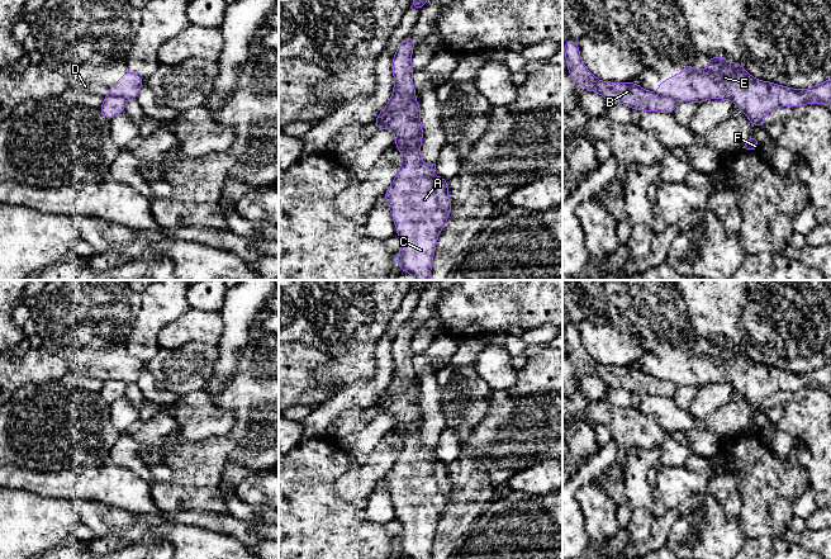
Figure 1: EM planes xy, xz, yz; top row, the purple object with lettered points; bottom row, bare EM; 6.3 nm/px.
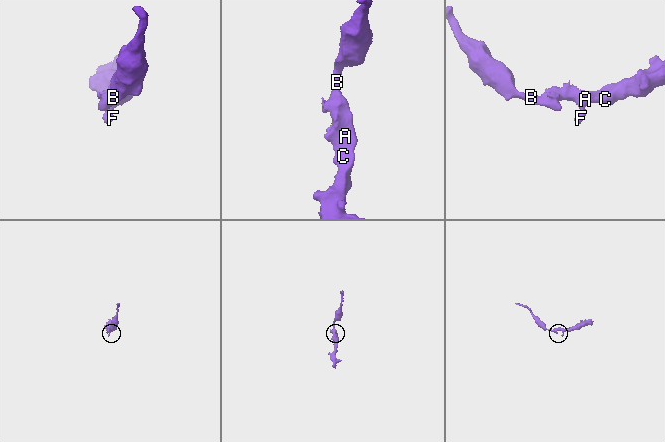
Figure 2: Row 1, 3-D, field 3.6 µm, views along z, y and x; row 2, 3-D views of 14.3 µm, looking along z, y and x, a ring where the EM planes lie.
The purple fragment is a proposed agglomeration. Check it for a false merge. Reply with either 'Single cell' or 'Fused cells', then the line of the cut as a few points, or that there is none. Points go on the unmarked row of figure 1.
Fused cells. Split along xz (413, 380), (392, 398), (381, 398)

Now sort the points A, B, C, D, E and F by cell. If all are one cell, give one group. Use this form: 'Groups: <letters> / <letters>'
Groups: A C D E F / B

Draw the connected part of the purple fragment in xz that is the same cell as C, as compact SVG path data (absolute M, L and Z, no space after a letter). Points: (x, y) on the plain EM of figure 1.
M413 382L405 390L393 399L384 401L383 395L372 406L377 413L393 413L395 425L393 430L399 431L403 440L393 468L385 475L385 485L390 493L396 511L396 520L402 524L402 534L396 543L400 554L410 559L431 559L437 522L451 496L451 483L447 473L447 464L442 460L433 461L436 447L426 449L421 442L421 428L423 412L421 408L421 389Z

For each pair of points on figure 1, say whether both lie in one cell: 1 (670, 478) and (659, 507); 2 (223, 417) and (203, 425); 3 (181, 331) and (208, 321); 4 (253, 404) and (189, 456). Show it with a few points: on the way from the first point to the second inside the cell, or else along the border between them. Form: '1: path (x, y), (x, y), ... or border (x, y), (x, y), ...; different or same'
1: border (656, 496), (666, 508); different
2: path (218, 421), (208, 421); same
3: path (188, 328), (202, 325); same
4: path (248, 424), (222, 450), (208, 456); same

